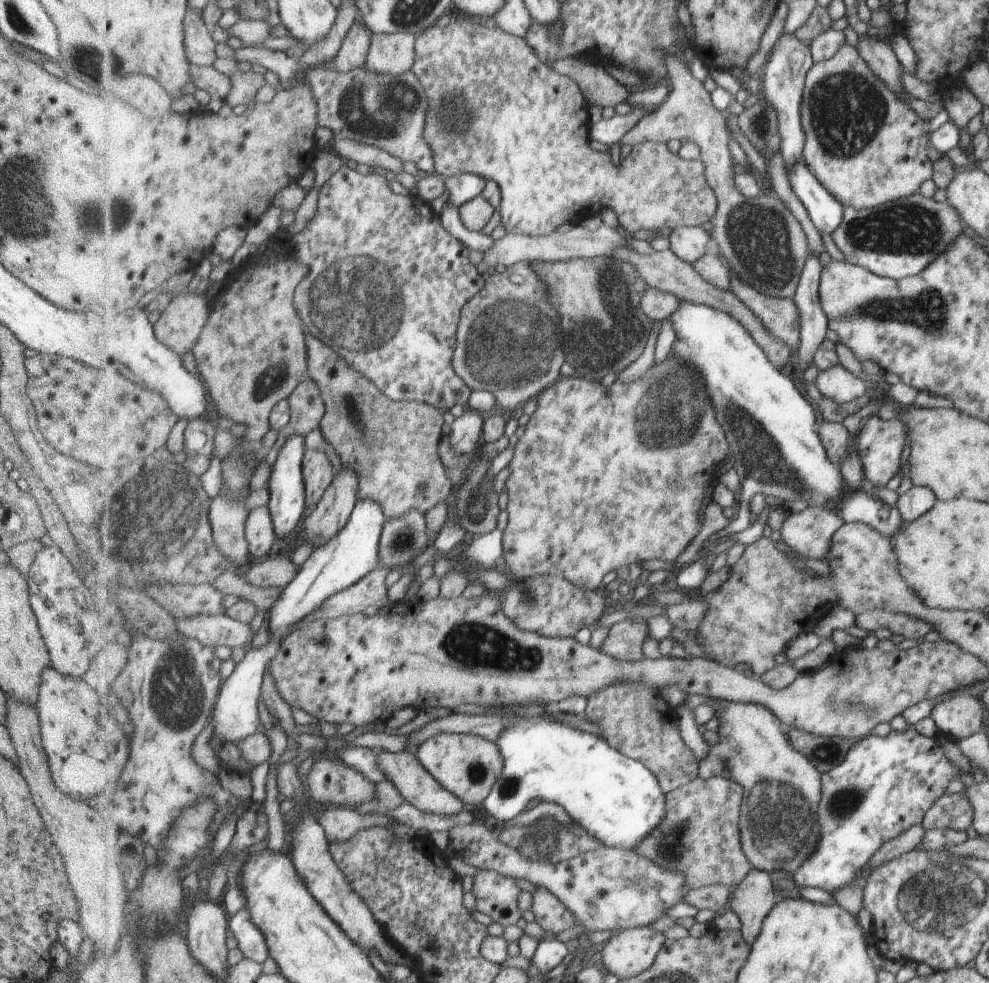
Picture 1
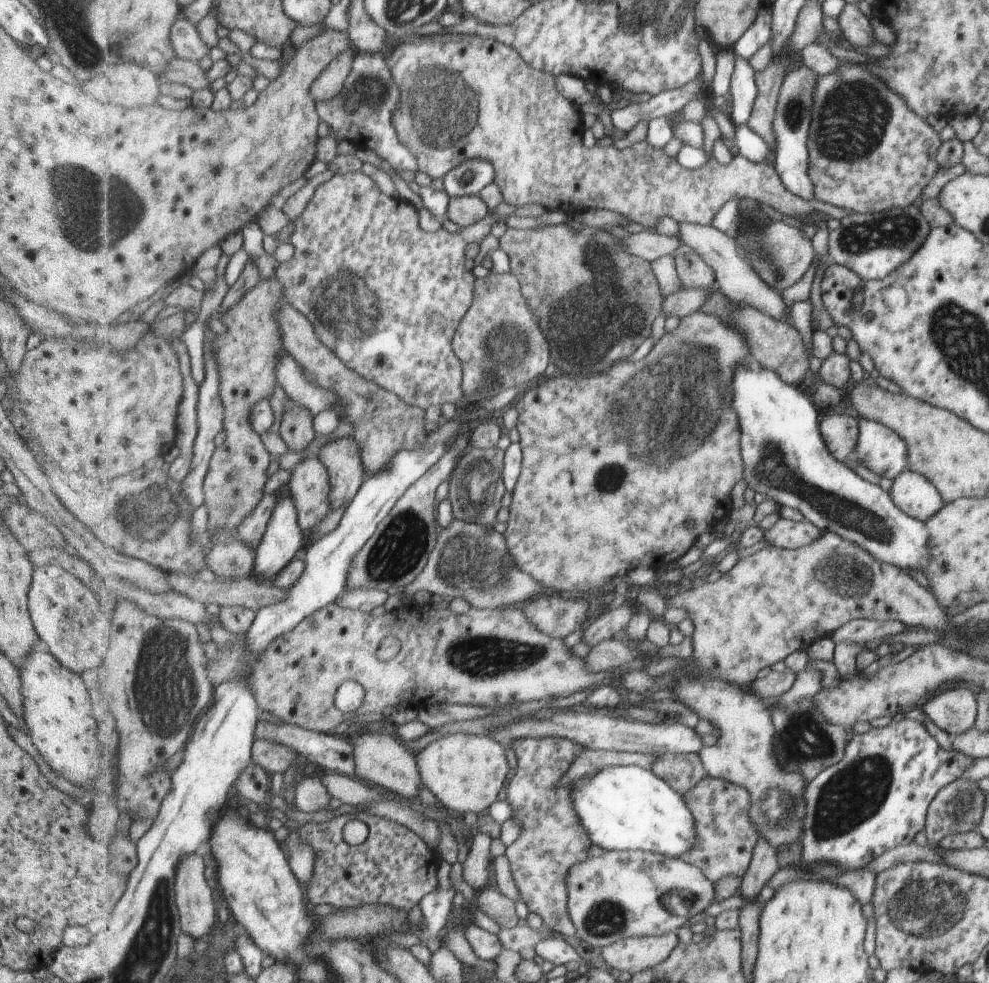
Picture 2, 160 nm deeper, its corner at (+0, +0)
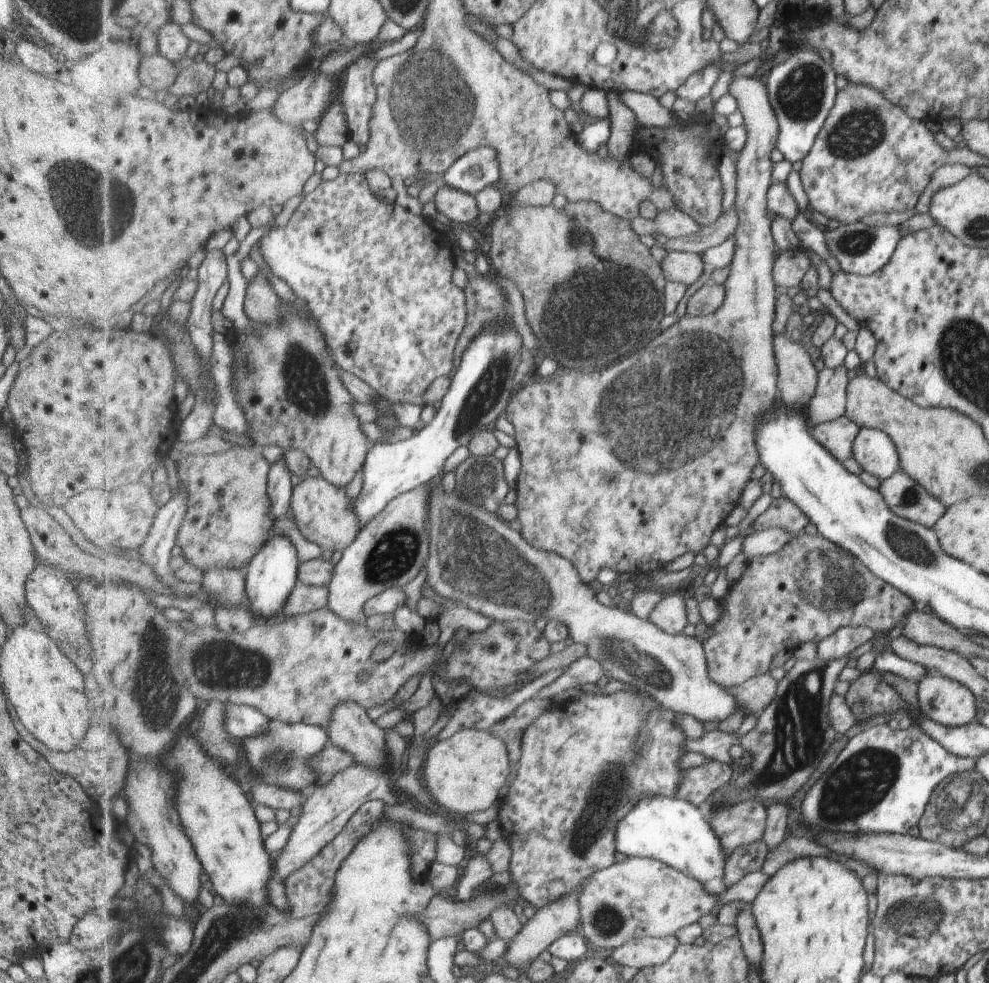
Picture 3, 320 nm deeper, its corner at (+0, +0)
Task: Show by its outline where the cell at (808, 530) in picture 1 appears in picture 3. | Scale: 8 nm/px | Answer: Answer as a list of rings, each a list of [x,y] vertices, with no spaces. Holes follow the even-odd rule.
[[[765,528],[763,531],[750,531],[744,542],[744,555],[748,560],[779,552],[791,545],[793,534],[783,528]]]

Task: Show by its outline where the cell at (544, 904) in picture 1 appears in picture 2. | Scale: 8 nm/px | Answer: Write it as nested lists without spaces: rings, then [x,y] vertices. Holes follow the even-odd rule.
[[[523,737],[512,740],[510,749],[512,749],[511,756],[516,766],[516,772],[508,785],[506,799],[514,810],[513,818],[520,821],[522,828],[521,836],[515,841],[515,844],[508,846],[505,850],[512,866],[514,882],[519,890],[521,900],[524,901],[530,912],[541,916],[543,925],[547,925],[552,931],[565,936],[565,938],[576,938],[578,930],[568,907],[568,876],[576,864],[590,858],[589,848],[593,842],[577,812],[576,802],[572,795],[575,782],[571,786],[565,787],[561,780],[567,776],[571,764],[586,748],[567,737]]]

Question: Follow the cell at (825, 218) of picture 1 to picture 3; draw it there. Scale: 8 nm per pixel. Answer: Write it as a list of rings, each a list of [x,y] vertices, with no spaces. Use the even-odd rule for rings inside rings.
[[[807,49],[796,50],[787,60],[770,69],[764,77],[768,99],[779,124],[775,149],[789,163],[802,161],[812,149],[828,114],[835,105],[837,88],[835,74],[828,58]]]

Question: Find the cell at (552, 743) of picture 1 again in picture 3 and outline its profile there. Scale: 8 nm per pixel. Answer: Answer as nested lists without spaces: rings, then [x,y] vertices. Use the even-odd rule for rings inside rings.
[[[645,794],[619,822],[615,842],[618,852],[623,855],[655,858],[691,874],[693,878],[699,878],[701,884],[715,896],[723,896],[728,890],[725,878],[728,858],[725,858],[725,850],[716,831],[709,824],[706,810],[677,796]]]

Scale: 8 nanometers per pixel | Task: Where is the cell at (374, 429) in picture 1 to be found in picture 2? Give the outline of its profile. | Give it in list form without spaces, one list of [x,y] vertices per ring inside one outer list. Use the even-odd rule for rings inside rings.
[[[288,300],[276,314],[283,335],[284,348],[295,362],[307,372],[315,386],[333,389],[345,405],[346,419],[355,424],[351,437],[355,437],[361,449],[366,474],[374,475],[388,469],[396,452],[419,448],[428,437],[425,432],[426,409],[406,403],[400,396],[382,389],[350,368],[320,337],[308,315],[295,308]]]

